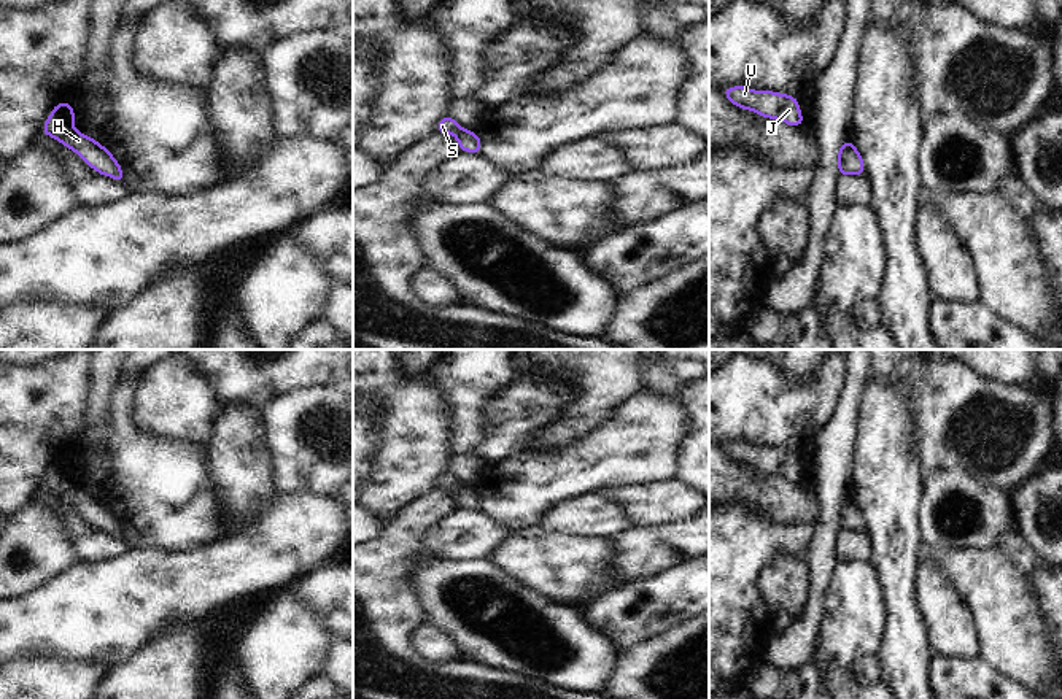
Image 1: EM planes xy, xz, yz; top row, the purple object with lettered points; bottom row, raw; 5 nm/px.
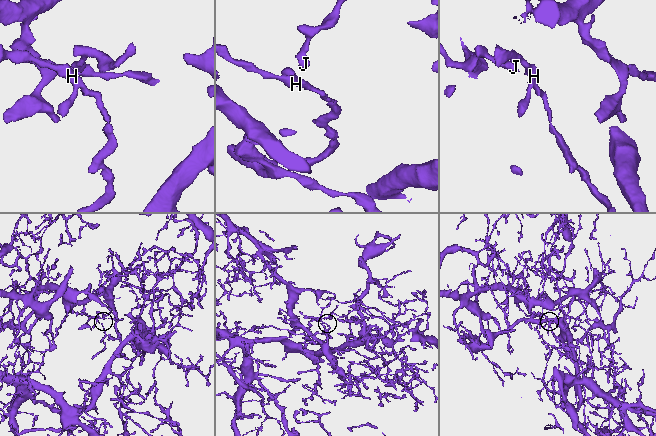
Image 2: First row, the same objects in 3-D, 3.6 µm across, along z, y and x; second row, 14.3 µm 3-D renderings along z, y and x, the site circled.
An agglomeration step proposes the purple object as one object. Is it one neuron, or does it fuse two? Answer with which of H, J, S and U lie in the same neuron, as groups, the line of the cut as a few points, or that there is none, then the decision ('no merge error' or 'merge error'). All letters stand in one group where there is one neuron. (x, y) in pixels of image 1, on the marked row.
groups H J S U; cut none; no merge error

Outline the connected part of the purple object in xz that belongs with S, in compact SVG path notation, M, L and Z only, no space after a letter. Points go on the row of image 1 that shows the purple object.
M444 116L437 122L437 132L439 133L450 133L455 135L458 140L458 149L467 151L471 154L482 153L482 141L475 130L463 130L461 124L458 124L455 119L448 116Z

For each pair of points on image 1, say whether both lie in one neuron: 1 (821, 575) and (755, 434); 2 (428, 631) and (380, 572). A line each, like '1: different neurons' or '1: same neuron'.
1: different neurons
2: different neurons

